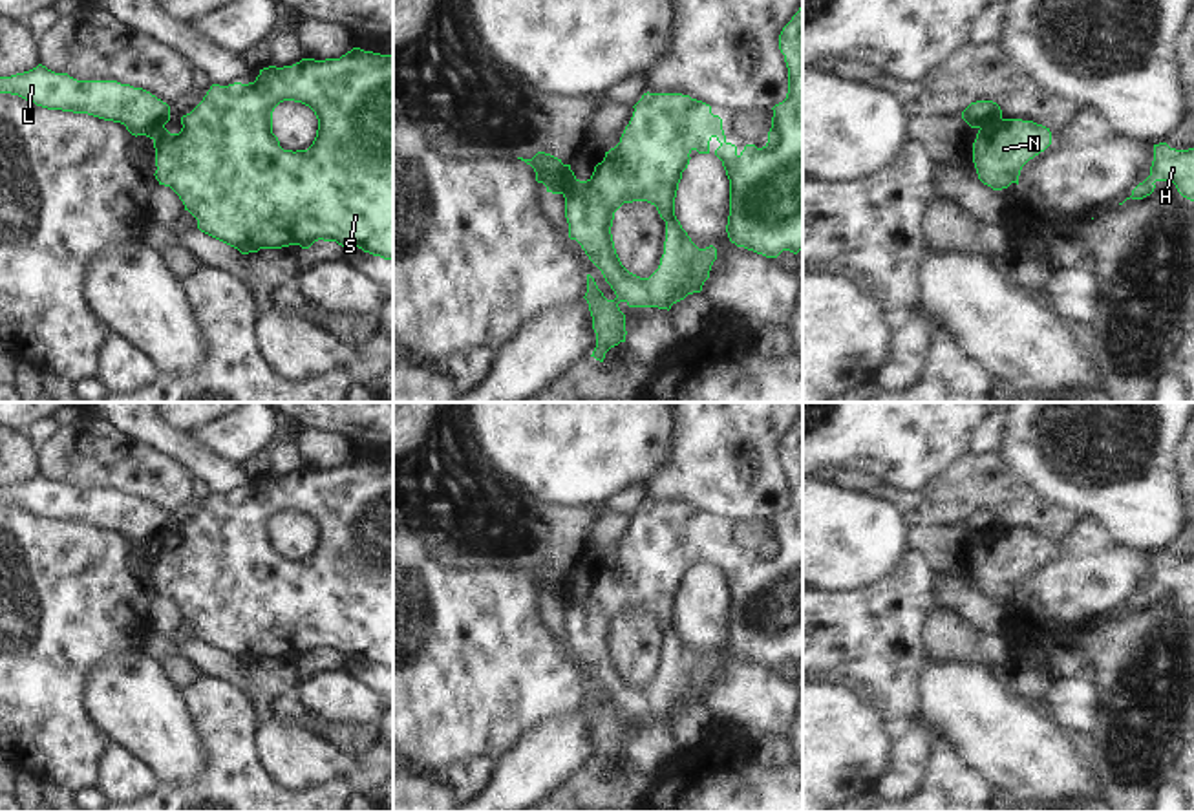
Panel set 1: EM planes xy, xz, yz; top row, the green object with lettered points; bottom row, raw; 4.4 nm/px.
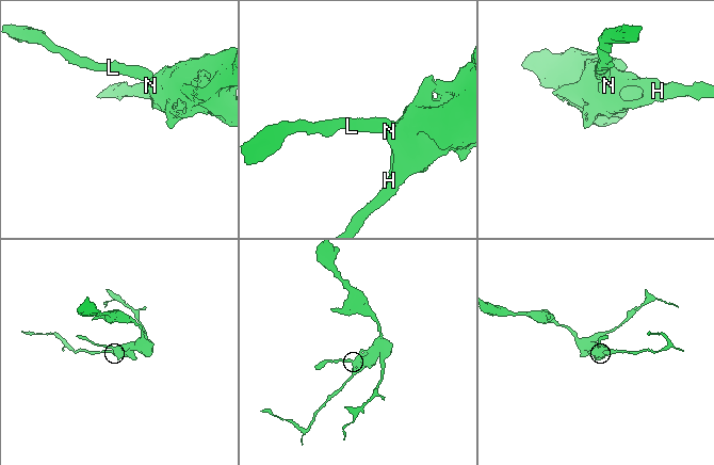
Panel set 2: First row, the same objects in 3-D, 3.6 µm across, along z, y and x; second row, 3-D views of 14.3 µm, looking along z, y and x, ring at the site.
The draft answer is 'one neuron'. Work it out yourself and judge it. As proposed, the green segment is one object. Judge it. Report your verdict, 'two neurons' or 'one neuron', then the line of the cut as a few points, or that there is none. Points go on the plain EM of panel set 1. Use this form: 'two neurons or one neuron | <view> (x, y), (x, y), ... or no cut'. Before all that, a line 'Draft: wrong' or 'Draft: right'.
Draft: wrong
two neurons | xz (571, 580), (560, 602)

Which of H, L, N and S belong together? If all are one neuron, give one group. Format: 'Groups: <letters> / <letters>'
Groups: H N S / L.

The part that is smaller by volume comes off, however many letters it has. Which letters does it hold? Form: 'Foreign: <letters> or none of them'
Foreign: L

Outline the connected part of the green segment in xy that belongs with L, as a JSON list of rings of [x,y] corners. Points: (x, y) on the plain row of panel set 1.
[[[46,475],[0,486],[0,503],[18,505],[48,519],[88,523],[121,532],[150,549],[170,530],[170,516],[143,497],[117,490],[77,490]]]

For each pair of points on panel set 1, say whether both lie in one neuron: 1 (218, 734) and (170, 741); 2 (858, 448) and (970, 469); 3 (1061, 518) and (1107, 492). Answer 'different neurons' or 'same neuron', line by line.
1: different neurons
2: different neurons
3: different neurons

